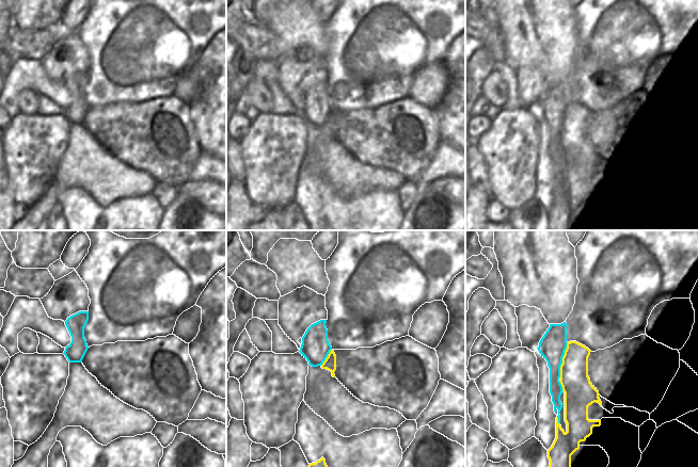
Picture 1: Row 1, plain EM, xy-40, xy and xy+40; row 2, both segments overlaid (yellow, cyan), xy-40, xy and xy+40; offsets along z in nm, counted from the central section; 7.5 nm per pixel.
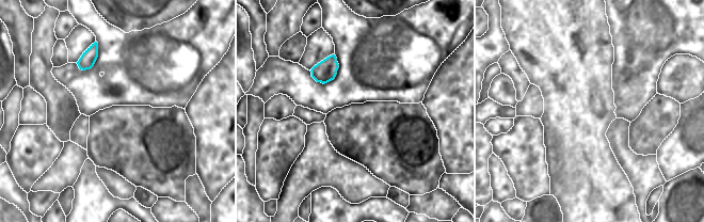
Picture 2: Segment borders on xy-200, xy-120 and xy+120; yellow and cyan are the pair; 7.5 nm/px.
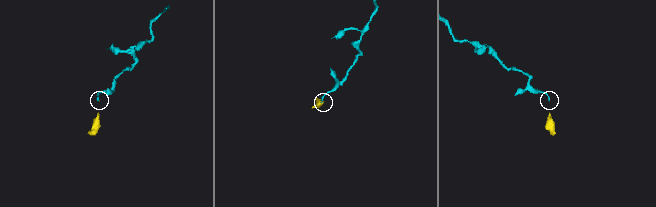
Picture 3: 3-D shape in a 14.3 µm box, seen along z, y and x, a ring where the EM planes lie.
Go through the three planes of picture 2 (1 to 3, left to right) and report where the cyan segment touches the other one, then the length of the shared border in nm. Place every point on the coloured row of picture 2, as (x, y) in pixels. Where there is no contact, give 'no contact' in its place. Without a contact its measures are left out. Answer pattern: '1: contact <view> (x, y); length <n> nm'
1: no contact
2: no contact
3: no contact

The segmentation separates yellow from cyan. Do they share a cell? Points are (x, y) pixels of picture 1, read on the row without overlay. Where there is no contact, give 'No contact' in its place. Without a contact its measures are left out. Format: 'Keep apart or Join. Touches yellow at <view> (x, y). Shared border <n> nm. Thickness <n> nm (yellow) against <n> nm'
Join. Touches yellow at xy+40 (562, 122). Shared border 280 nm. Thickness 220 nm (yellow) against 200 nm.

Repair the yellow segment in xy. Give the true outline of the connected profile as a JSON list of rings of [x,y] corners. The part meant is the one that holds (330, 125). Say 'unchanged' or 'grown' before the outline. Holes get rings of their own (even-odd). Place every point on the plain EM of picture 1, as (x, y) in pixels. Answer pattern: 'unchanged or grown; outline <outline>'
grown; outline [[[327,81],[312,85],[302,98],[300,114],[312,128],[320,127],[332,133],[335,139],[336,116],[328,101]]]

